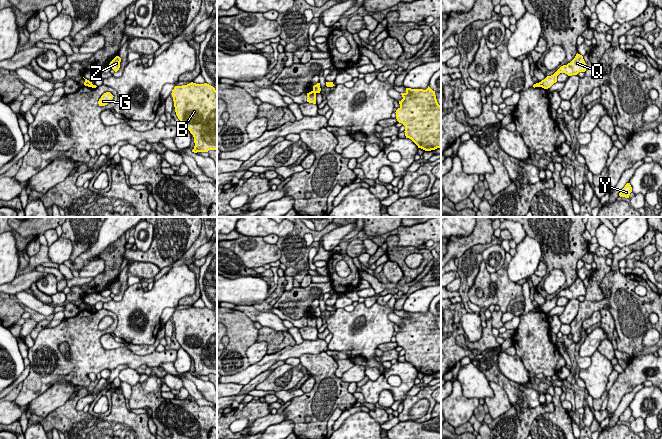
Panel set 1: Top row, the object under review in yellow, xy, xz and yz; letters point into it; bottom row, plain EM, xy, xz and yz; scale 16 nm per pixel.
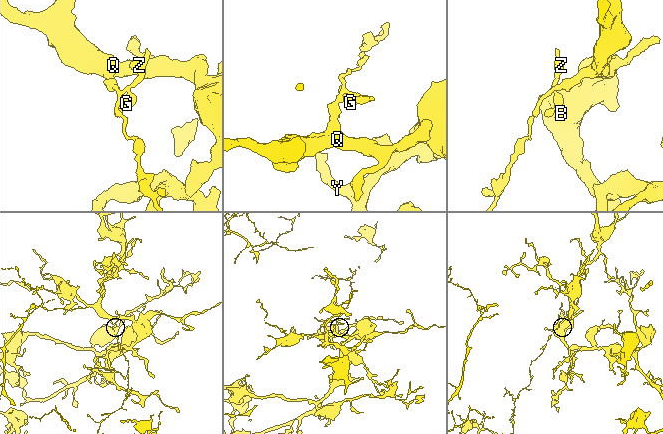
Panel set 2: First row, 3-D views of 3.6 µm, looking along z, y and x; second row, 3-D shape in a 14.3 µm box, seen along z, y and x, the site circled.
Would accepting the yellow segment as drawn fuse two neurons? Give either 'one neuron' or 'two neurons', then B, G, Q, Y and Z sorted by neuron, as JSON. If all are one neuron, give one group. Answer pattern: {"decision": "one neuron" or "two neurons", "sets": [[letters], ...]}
{"decision": "two neurons", "sets": [["B", "Q", "Y"], ["G", "Z"]]}

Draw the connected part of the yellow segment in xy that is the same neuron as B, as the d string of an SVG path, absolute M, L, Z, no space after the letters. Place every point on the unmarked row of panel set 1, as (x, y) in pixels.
M207 307L175 310L172 314L175 336L183 348L194 361L192 376L208 376L217 374L217 315Z

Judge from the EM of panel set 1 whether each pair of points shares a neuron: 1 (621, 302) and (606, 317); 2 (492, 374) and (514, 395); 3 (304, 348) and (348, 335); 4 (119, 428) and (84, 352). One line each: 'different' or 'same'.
1: different
2: same
3: different
4: different

